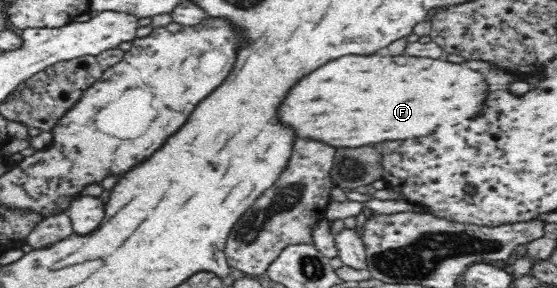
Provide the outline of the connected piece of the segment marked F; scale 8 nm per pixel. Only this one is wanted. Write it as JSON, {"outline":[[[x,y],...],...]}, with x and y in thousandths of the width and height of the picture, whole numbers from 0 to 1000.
{"outline":[[[610,198],[567,253],[557,253],[510,351],[510,420],[531,434],[535,476],[575,476],[596,510],[646,510],[682,490],[715,490],[761,476],[783,455],[794,427],[829,413],[851,413],[867,389],[876,337],[876,281],[865,253],[847,247],[837,219],[808,219],[772,198]]]}

